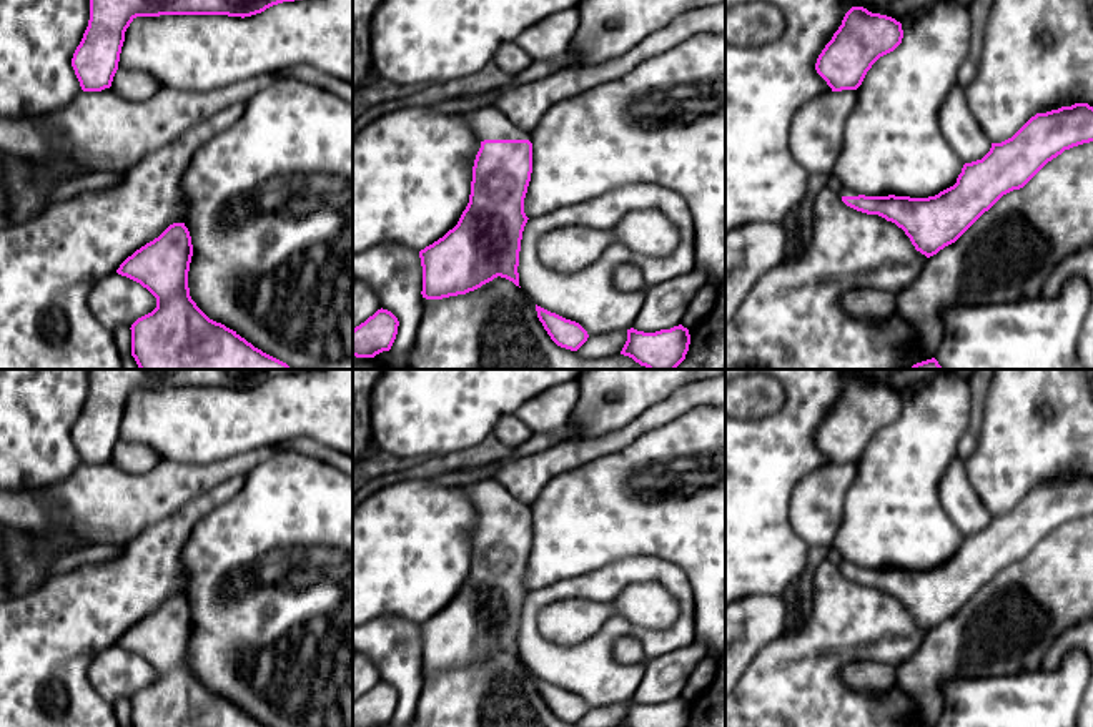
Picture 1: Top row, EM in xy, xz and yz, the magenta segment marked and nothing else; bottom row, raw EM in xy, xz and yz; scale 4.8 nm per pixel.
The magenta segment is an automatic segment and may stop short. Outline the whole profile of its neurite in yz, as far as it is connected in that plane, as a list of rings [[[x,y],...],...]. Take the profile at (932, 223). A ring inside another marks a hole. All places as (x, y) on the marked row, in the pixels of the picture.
[[[1075,103],[1046,113],[1031,116],[1011,138],[1002,143],[992,143],[990,151],[977,161],[965,163],[957,183],[935,196],[865,196],[853,190],[842,188],[842,201],[862,213],[878,215],[895,223],[905,231],[917,251],[927,258],[937,255],[945,246],[955,243],[985,211],[988,211],[1003,195],[1023,188],[1048,161],[1061,155],[1065,150],[1093,141],[1093,106],[1088,103]]]

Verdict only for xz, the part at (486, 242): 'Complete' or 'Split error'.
Split error

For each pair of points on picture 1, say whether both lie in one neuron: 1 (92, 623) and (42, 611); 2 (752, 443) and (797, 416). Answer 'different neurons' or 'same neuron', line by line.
1: same neuron
2: same neuron

